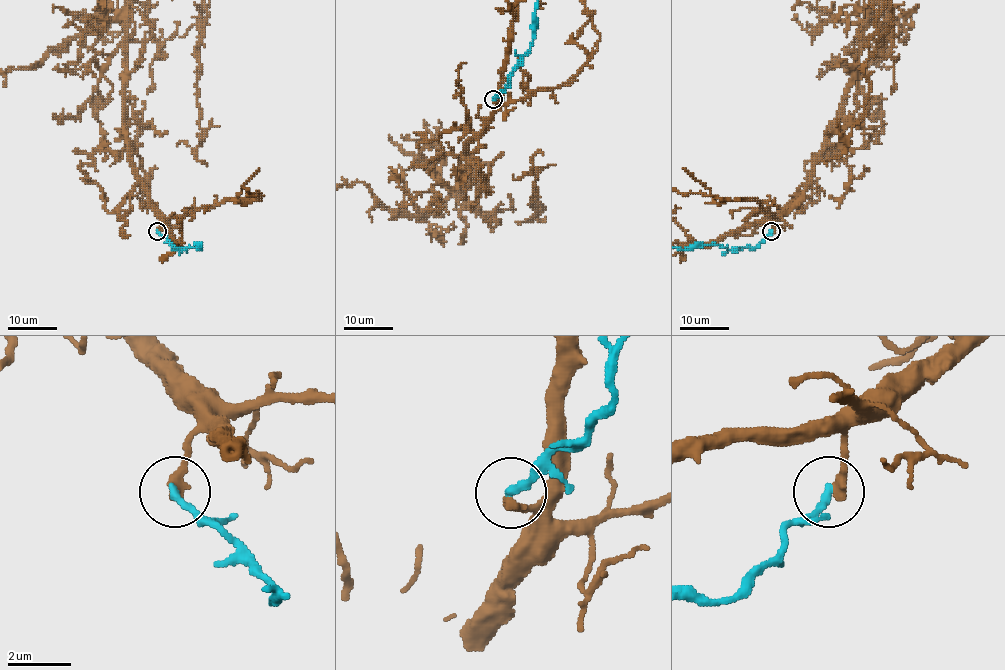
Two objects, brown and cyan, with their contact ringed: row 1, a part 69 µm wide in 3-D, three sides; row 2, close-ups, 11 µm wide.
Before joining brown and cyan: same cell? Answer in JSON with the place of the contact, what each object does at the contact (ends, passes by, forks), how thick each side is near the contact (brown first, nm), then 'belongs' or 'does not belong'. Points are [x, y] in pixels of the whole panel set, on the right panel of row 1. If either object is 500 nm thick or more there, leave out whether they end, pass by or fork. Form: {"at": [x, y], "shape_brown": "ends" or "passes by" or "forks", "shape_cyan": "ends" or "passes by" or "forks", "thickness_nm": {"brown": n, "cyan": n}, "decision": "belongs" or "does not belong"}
{"at": [771, 231], "shape_brown": "ends", "shape_cyan": "ends", "thickness_nm": {"brown": 400, "cyan": 260}, "decision": "does not belong"}

